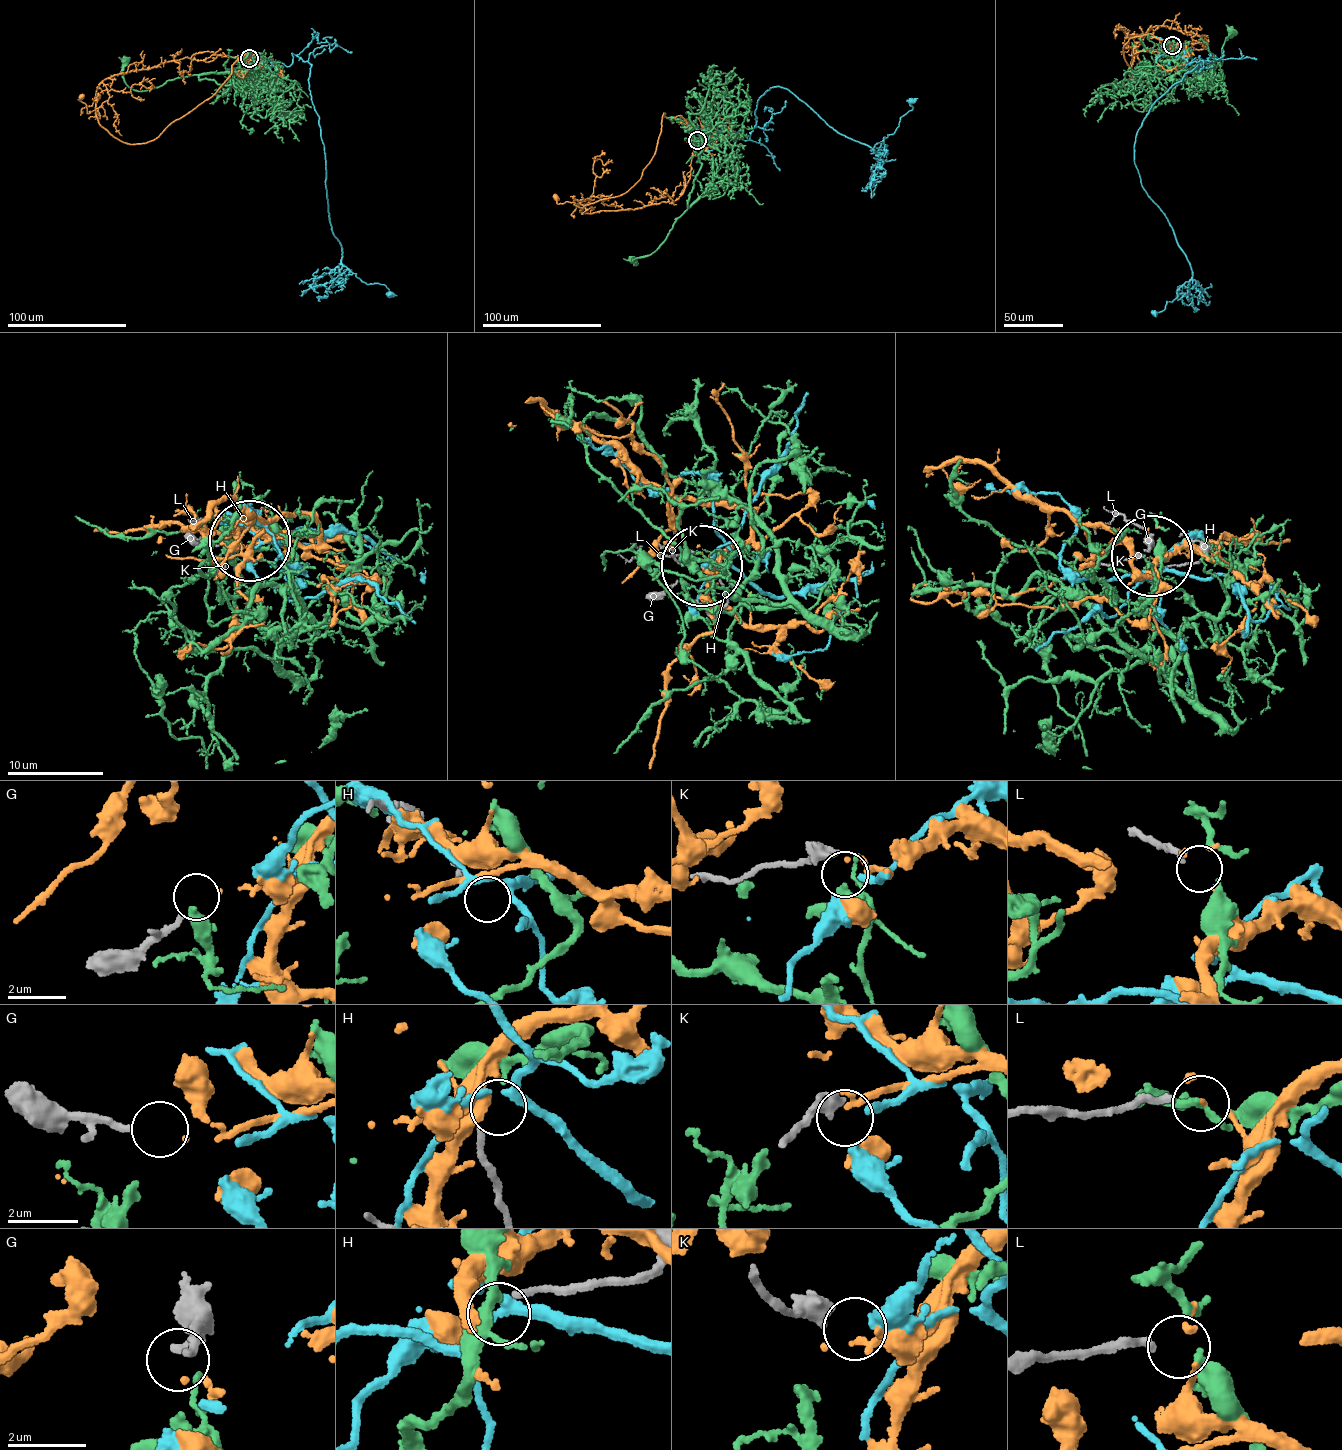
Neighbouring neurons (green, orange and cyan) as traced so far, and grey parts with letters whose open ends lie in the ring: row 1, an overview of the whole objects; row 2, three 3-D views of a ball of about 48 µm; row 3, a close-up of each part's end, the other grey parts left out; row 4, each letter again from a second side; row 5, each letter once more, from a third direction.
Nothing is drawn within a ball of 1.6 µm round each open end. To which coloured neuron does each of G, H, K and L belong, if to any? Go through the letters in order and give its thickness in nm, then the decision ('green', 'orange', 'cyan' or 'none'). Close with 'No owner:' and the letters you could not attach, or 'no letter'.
G: calibre 190 nm; orange
H: calibre 160 nm; none
K: calibre 480 nm; cyan
L: calibre 190 nm; green
No owner: H

